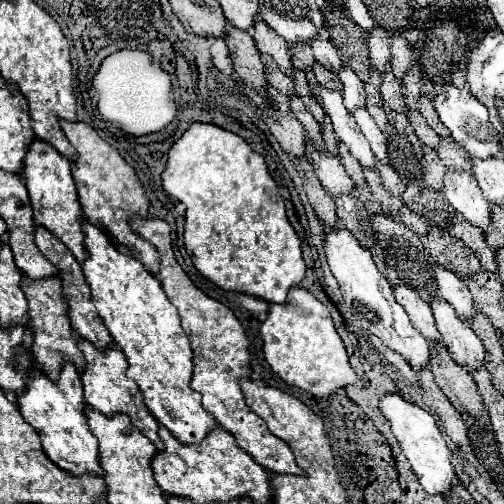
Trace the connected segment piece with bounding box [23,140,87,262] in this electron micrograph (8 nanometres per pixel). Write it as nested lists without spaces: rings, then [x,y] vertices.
[[[33,140],[31,148],[25,156],[23,180],[25,180],[25,186],[29,190],[35,224],[43,226],[53,236],[57,236],[71,250],[71,254],[79,262],[83,262],[87,256],[85,246],[83,246],[83,228],[81,228],[81,222],[85,220],[85,216],[81,212],[81,204],[77,200],[77,186],[75,186],[75,180],[71,174],[71,162],[67,158],[63,158],[47,142]]]

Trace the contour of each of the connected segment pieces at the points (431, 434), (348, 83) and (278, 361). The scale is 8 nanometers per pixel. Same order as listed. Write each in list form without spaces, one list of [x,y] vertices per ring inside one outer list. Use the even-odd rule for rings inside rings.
[[[385,394],[379,400],[379,408],[385,414],[385,418],[389,420],[391,430],[393,430],[395,438],[399,440],[399,446],[401,446],[403,454],[407,456],[407,460],[411,462],[413,472],[417,474],[425,492],[435,494],[435,496],[447,496],[451,492],[451,486],[457,484],[457,472],[451,464],[451,452],[445,444],[445,438],[441,436],[441,430],[437,426],[435,418],[429,412],[425,412],[423,408],[419,408],[417,404],[411,404],[397,394]]]
[[[347,66],[341,68],[337,76],[343,82],[343,102],[345,102],[345,108],[349,112],[353,112],[355,106],[363,106],[365,104],[365,86],[363,86],[361,78]]]
[[[291,288],[287,304],[271,304],[269,316],[261,326],[261,336],[265,360],[271,370],[283,382],[297,386],[315,398],[327,398],[335,394],[335,390],[355,384],[357,380],[327,306],[303,288]]]

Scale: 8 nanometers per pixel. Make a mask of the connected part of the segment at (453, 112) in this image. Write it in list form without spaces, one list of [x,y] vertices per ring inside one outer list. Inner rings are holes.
[[[447,84],[447,86],[439,88],[439,92],[433,100],[433,108],[439,114],[439,120],[449,128],[453,140],[457,144],[461,144],[469,156],[487,158],[487,156],[499,156],[501,154],[499,134],[487,118],[487,108],[477,98],[473,98],[473,94],[469,92],[467,86],[457,88],[453,84]]]

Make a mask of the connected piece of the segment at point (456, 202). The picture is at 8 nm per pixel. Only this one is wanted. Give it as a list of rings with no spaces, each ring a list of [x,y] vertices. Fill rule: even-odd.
[[[447,170],[443,176],[445,198],[447,202],[473,226],[489,226],[489,202],[483,198],[483,192],[473,180],[473,174],[467,170]]]

